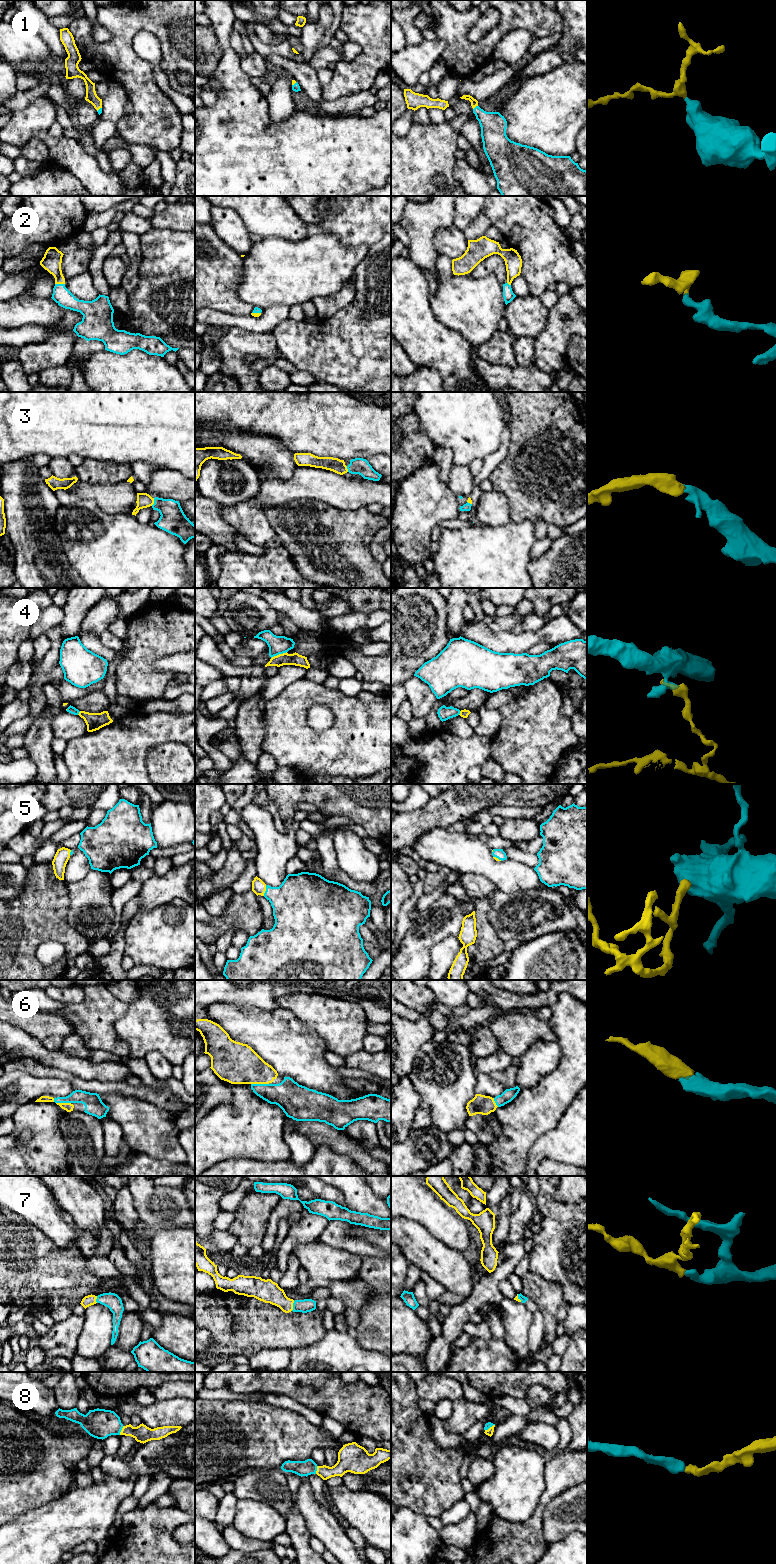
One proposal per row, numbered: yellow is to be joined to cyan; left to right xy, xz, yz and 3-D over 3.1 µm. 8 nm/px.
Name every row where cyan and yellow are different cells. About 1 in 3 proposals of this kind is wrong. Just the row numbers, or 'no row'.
4

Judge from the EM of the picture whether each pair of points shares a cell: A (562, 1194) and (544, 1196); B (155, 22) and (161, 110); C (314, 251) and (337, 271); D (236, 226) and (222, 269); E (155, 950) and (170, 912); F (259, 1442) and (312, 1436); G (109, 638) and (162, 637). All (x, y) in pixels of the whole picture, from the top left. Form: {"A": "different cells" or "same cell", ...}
{"A": "different cells", "B": "same cell", "C": "same cell", "D": "different cells", "E": "same cell", "F": "same cell", "G": "different cells"}

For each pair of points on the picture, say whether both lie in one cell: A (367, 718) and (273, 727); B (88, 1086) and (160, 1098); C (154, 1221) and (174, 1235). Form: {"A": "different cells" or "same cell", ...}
{"A": "same cell", "B": "same cell", "C": "different cells"}

